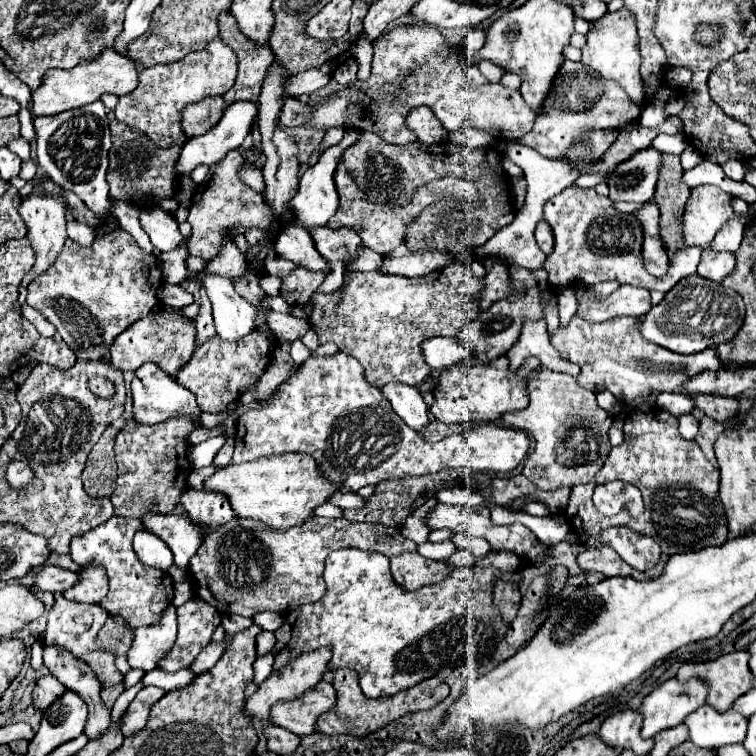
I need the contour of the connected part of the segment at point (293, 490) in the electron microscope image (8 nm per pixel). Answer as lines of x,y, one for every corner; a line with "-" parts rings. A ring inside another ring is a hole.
288,452
282,456
268,456
246,464
228,464
226,468
210,476
204,482
202,490
222,492
230,500
230,506
234,508
234,514
238,518
252,518
270,526
272,530
286,530
310,518
312,510
324,504
336,490
336,486
322,480
312,456

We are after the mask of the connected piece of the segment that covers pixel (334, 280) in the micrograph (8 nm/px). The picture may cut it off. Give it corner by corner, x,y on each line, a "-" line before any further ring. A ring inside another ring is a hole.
320,226
320,228
314,228
310,234
314,238
316,250
330,264
330,274
326,276
326,282
320,286
320,290
334,292
342,284
342,276
344,276
344,270
348,268
348,264
366,246
362,244
362,238
350,228
330,230
328,226

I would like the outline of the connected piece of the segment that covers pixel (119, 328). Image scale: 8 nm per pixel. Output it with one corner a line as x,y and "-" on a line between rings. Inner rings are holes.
118,228
106,236
96,236
94,244
88,248
72,240
66,240
52,268
48,268
44,274
36,276
28,284
26,302
56,326
58,334
68,344
68,348
74,350
78,360
98,362
108,360
110,344
114,344
120,332
124,332
130,324
134,324
142,316
148,316
150,308
154,308
154,304
158,302
156,290
162,284
163,277
161,269
158,268
158,258
154,254
146,254
144,250
140,250
128,232

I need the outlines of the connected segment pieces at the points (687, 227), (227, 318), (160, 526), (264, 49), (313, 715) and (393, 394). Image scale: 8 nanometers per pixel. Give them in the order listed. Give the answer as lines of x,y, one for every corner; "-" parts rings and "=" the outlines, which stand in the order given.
698,186
692,190
688,204
686,204
686,212
682,216
682,228
684,228
684,240
686,246
700,246
706,248
712,238
716,236
716,232
732,218
734,210
732,210
732,194
722,192
718,186
=
206,274
202,276
202,286
206,286
212,300
214,328
222,340
242,340
248,332
252,332
256,310
236,294
228,278
=
176,514
146,516
146,520
142,520
142,528
150,528
150,532
168,544
176,566
184,572
186,582
194,584
188,574
188,562
202,544
202,530
192,520
=
220,12
218,28
220,28
222,42
226,42
226,46
232,48
234,54
238,56
238,78
236,78
236,84
224,94
226,104
232,104
238,100
256,102
260,96
266,72
274,62
272,50
264,44
250,42
250,38
242,34
242,30
238,28
230,12
=
320,680
312,690
296,700
280,702
270,712
270,722
286,728
296,736
308,736
314,732
314,724
320,714
328,712
336,704
336,690
330,682
=
388,384
382,388
384,396
390,400
394,412
416,432
420,432
422,428
426,428
426,424
430,424
432,416
430,410
426,406
426,402
422,400
422,394
414,388
414,386
406,386
406,384

